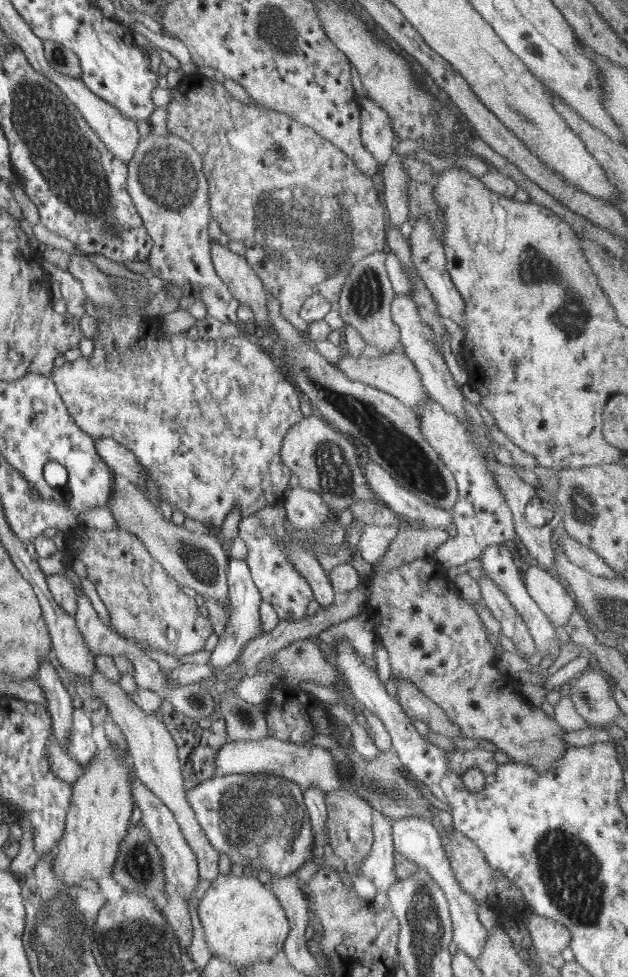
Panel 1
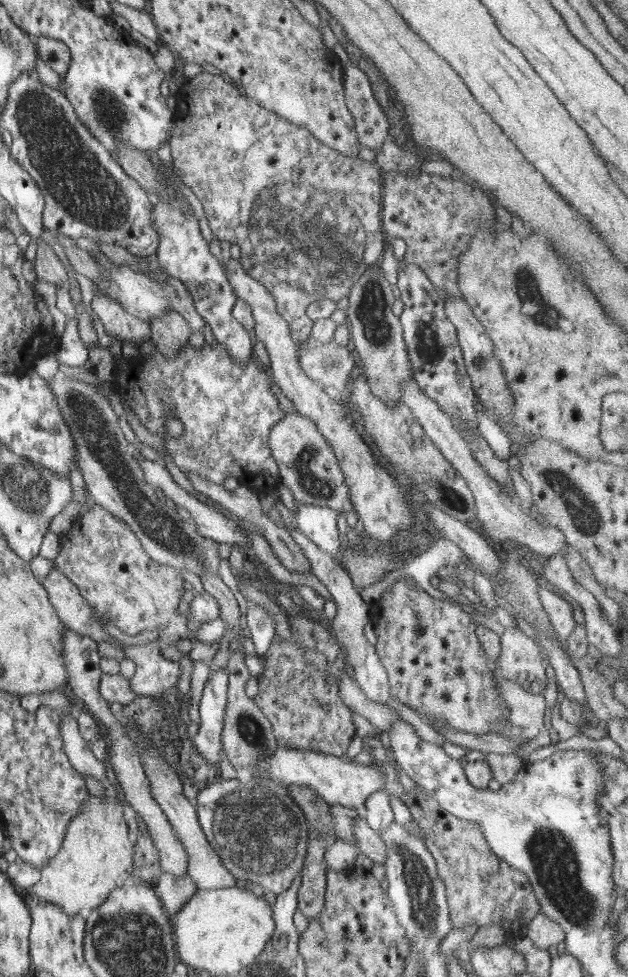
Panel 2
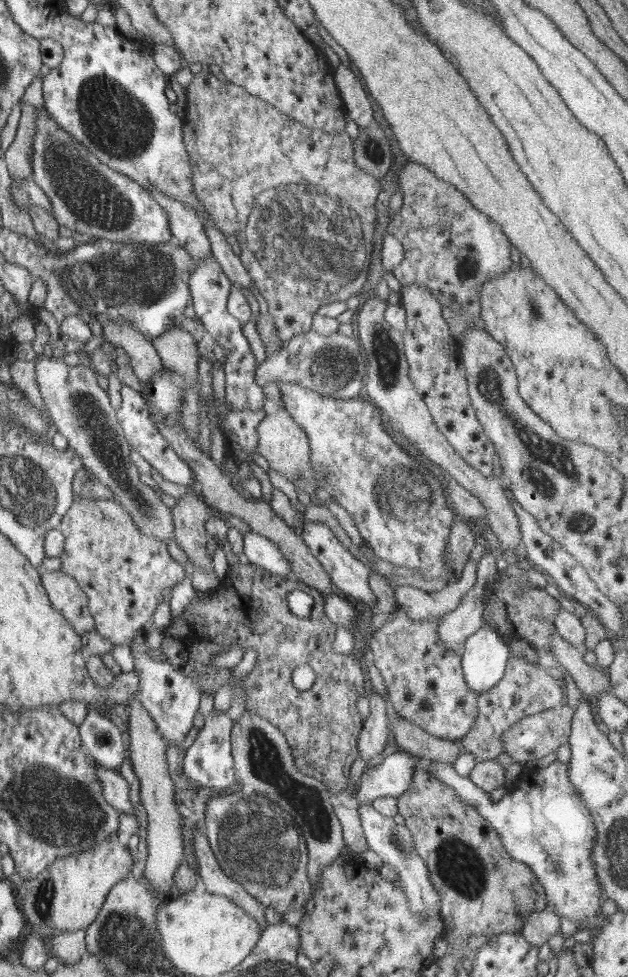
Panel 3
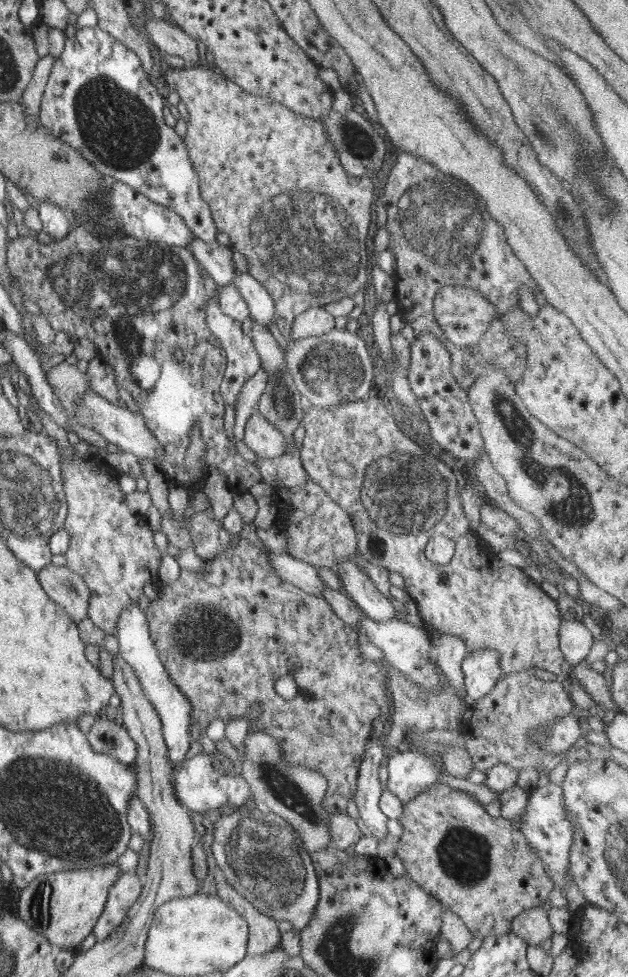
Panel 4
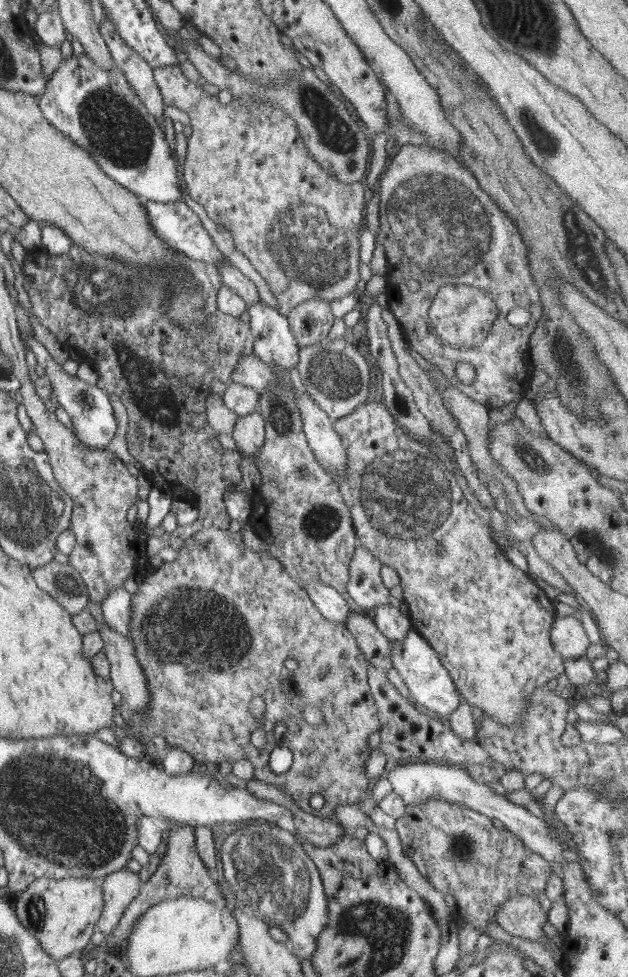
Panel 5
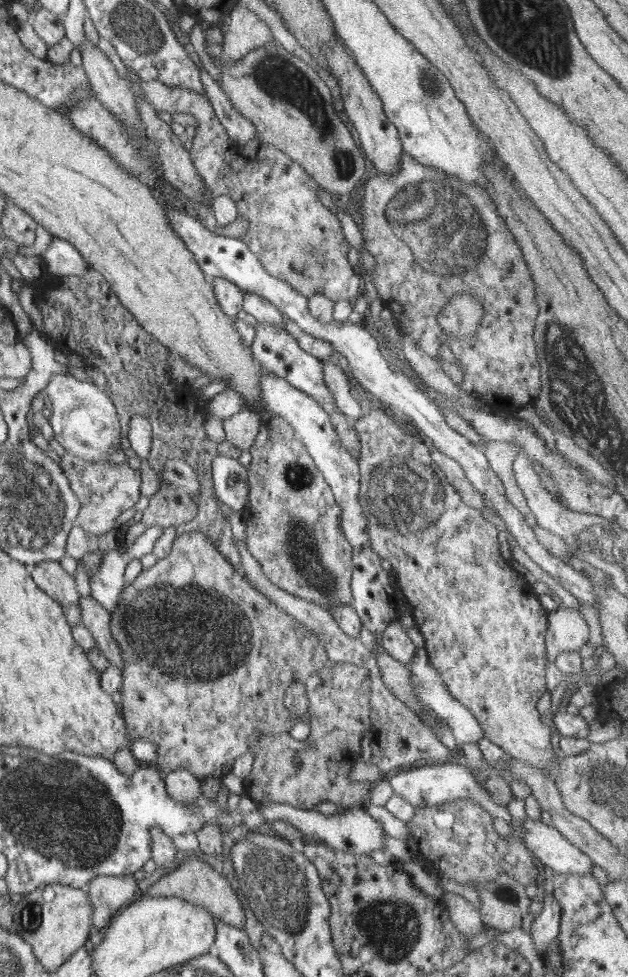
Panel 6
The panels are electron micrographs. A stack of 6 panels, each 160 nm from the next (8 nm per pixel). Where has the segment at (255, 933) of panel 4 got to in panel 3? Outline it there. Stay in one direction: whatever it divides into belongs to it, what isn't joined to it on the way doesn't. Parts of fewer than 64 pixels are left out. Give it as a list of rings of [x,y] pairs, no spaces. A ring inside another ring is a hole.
[[[201,828],[194,829],[193,836],[194,856],[196,857],[196,866],[198,866],[198,876],[204,883],[206,892],[226,896],[234,904],[240,905],[248,916],[258,922],[260,934],[262,934],[268,928],[268,924],[261,902],[254,900],[242,887],[242,884],[230,880],[225,872],[222,872],[214,857],[214,853],[211,852],[207,834]]]

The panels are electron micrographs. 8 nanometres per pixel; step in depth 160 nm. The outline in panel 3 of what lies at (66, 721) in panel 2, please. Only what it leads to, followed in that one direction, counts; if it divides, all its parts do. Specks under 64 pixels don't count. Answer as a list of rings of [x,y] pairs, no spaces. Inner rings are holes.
[[[98,765],[95,775],[101,784],[105,800],[118,812],[122,811],[133,815],[133,806],[130,802],[130,787],[126,779],[122,778],[115,770]]]

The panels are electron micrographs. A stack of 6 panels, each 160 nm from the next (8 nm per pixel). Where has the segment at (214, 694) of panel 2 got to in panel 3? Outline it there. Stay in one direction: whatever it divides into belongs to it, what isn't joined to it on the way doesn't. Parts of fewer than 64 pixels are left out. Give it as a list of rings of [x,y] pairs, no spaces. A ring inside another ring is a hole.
[[[214,709],[205,718],[204,726],[199,728],[193,744],[185,751],[184,772],[197,785],[210,789],[214,794],[224,794],[239,787],[235,775],[233,756],[231,755],[232,721],[227,713],[218,713]]]

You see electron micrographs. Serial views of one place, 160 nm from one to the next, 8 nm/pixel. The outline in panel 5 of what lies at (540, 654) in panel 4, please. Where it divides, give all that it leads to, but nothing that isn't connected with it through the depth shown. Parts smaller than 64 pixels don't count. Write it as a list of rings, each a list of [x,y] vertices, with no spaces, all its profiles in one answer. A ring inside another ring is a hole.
[[[380,402],[362,404],[355,412],[340,418],[334,425],[336,433],[342,439],[342,447],[346,449],[346,455],[348,455],[345,468],[347,475],[345,479],[339,479],[334,471],[328,473],[339,486],[344,503],[350,510],[358,542],[370,550],[375,557],[378,557],[382,564],[394,568],[399,574],[403,598],[409,608],[411,626],[428,641],[434,652],[438,654],[439,660],[449,672],[460,696],[466,699],[471,706],[481,708],[484,713],[491,716],[494,722],[515,728],[522,721],[521,716],[527,709],[526,704],[529,704],[529,698],[534,689],[537,686],[546,686],[549,680],[565,672],[564,659],[554,650],[551,641],[551,628],[556,617],[553,602],[527,573],[517,569],[506,558],[504,550],[492,539],[489,525],[473,512],[464,498],[449,463],[438,459],[436,452],[430,446],[422,445],[410,438],[408,432],[394,421],[392,414],[388,412],[384,404]]]

